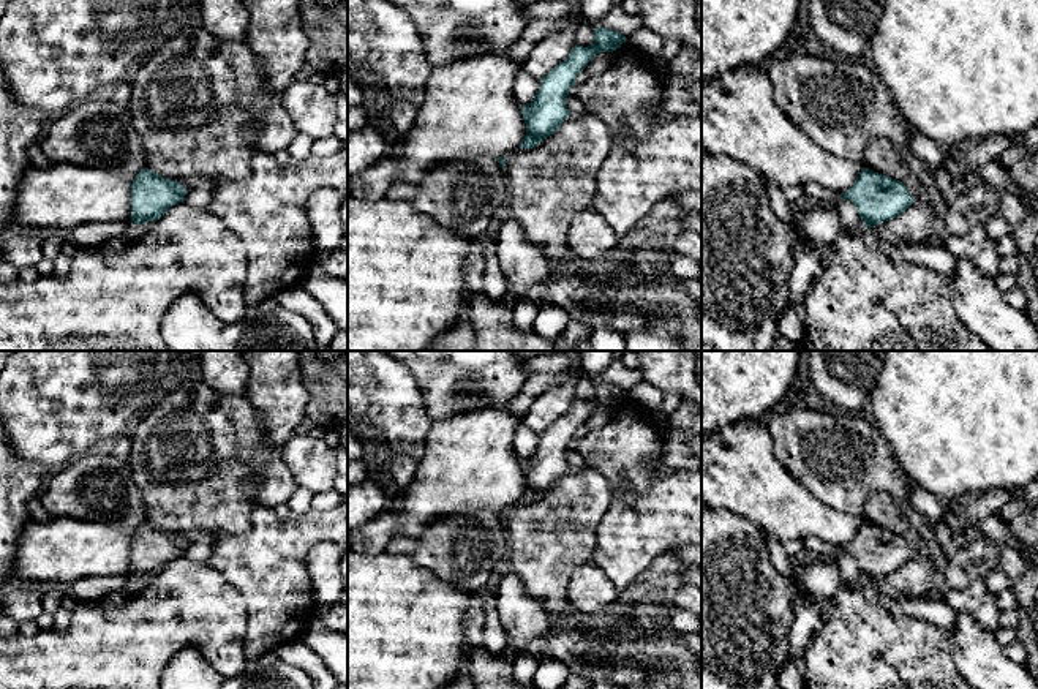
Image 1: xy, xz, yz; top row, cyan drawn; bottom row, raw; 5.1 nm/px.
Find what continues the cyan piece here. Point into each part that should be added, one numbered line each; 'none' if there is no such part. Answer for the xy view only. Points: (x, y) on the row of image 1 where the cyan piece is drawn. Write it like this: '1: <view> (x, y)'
none

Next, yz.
none

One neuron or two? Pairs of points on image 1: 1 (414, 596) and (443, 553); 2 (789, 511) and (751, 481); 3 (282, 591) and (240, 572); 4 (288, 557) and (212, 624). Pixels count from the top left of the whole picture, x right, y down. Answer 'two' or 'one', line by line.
1: two
2: one
3: one
4: two

